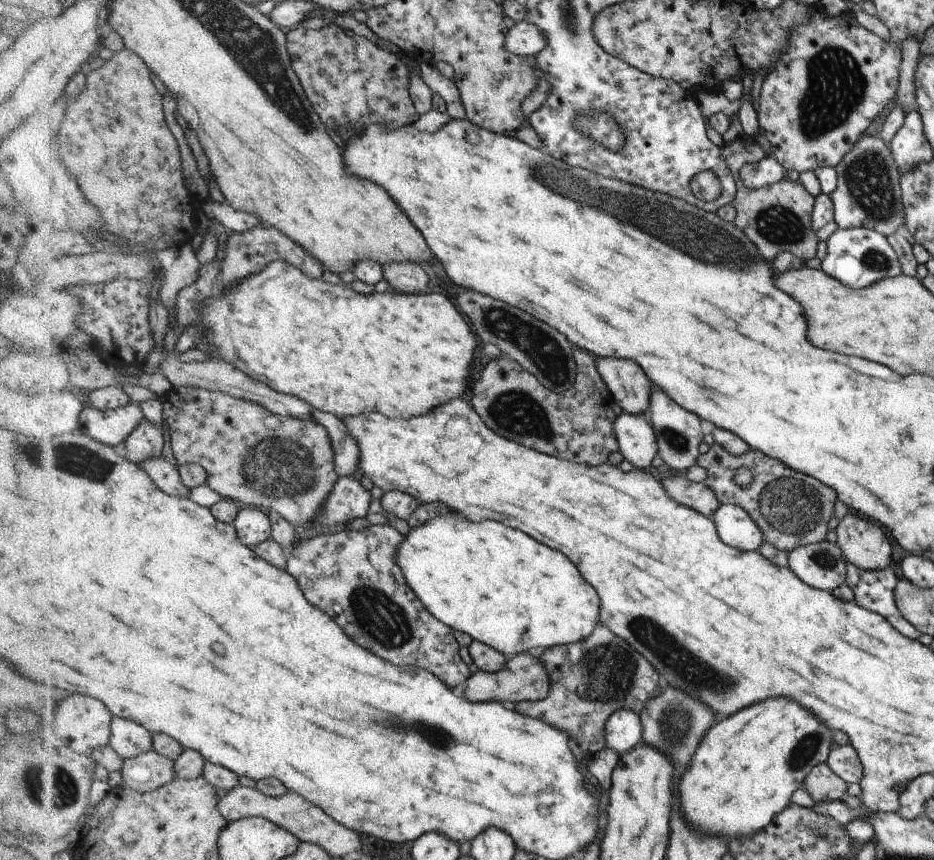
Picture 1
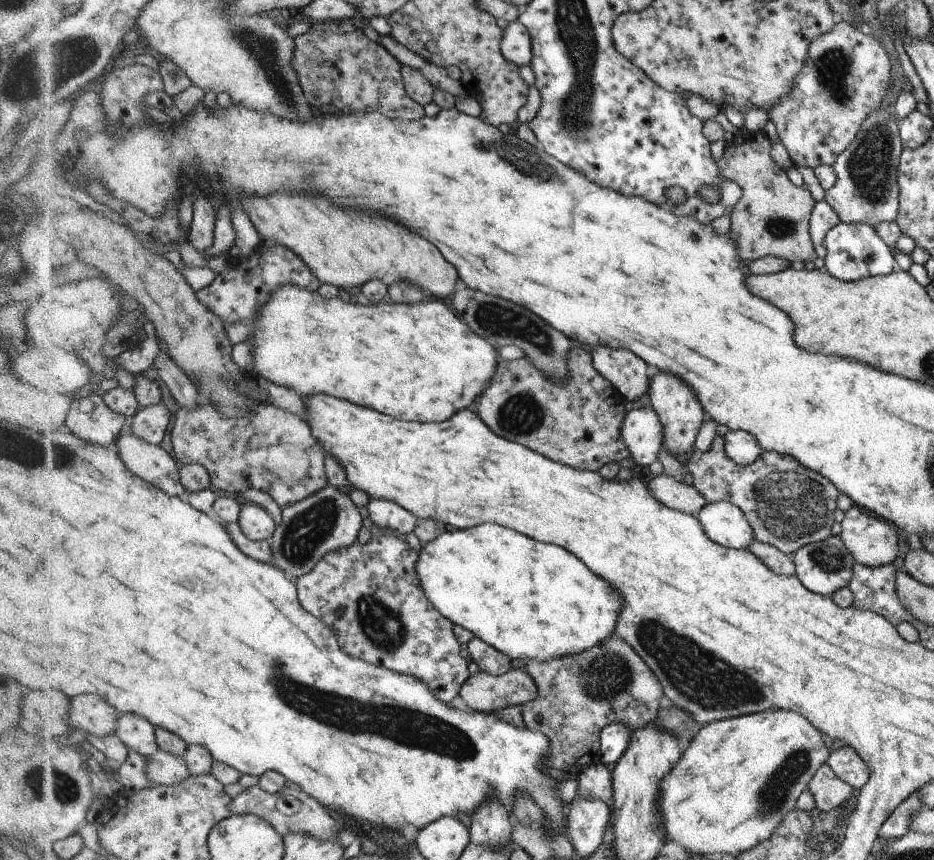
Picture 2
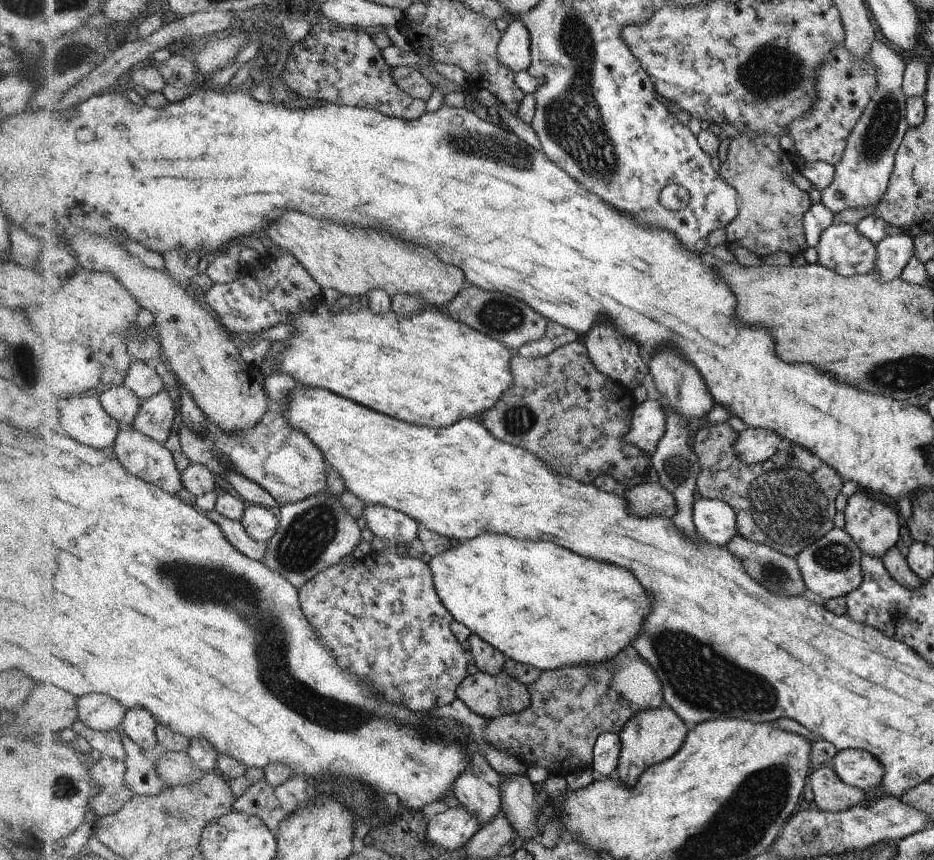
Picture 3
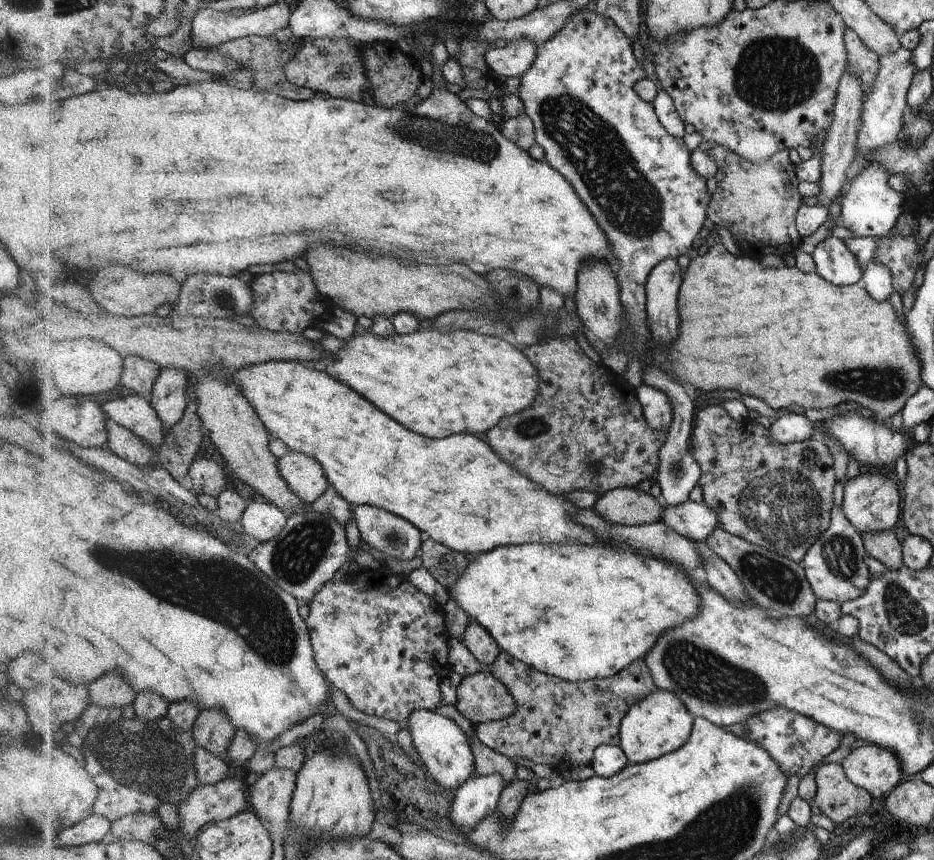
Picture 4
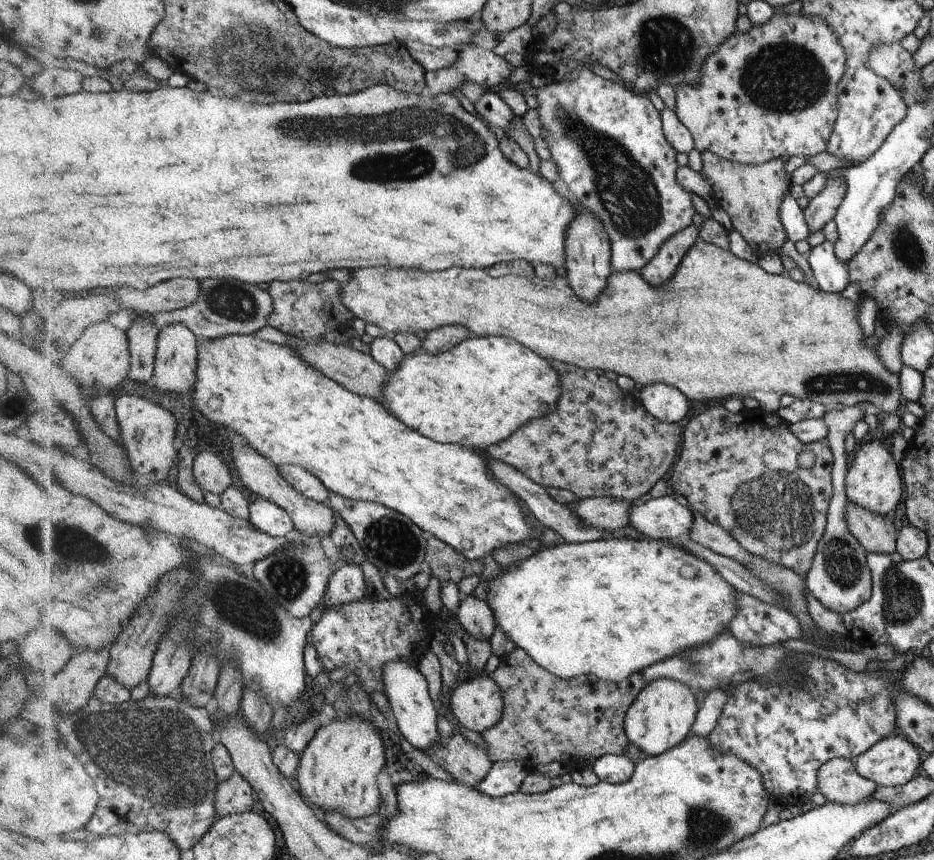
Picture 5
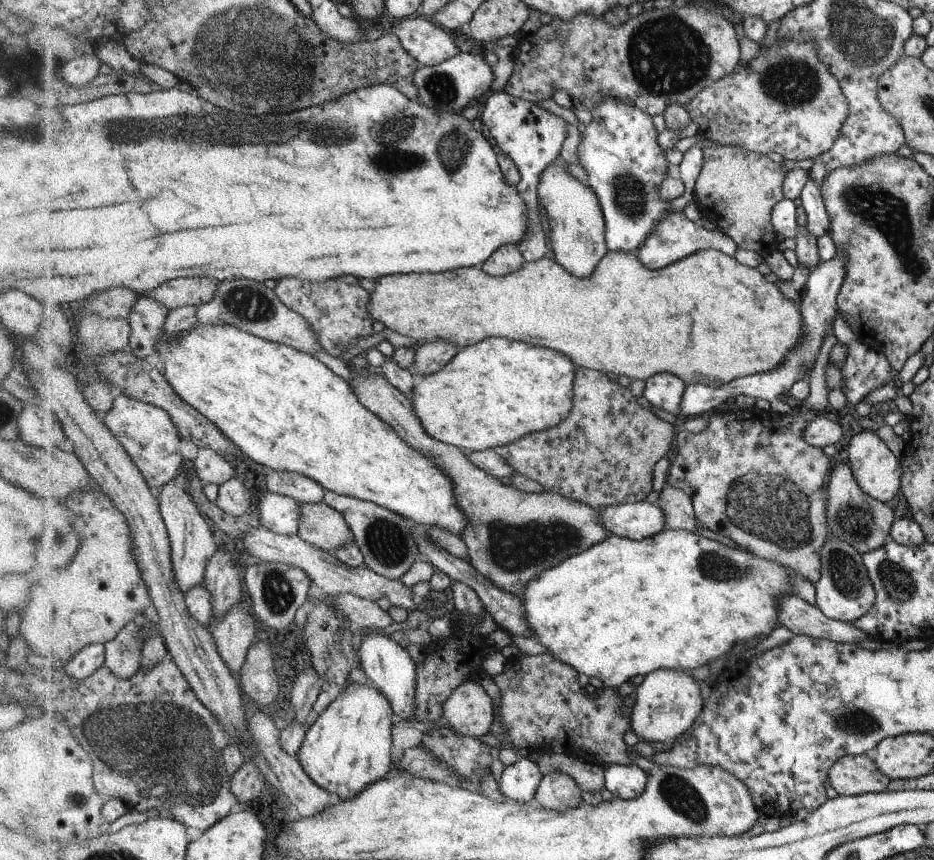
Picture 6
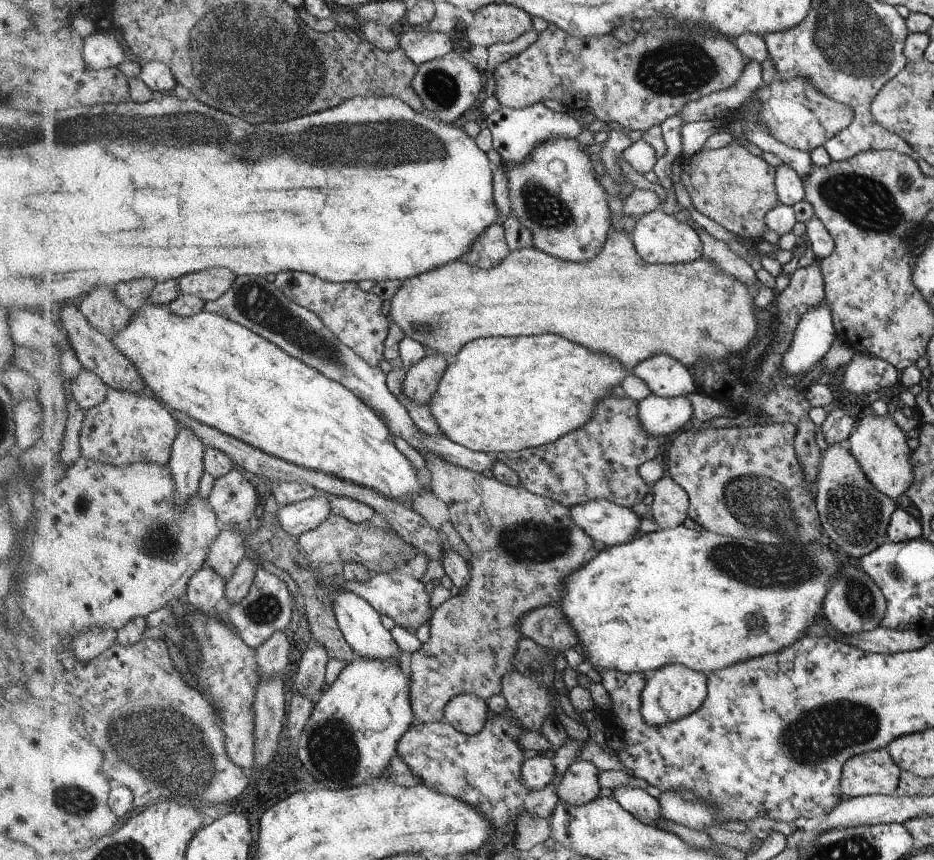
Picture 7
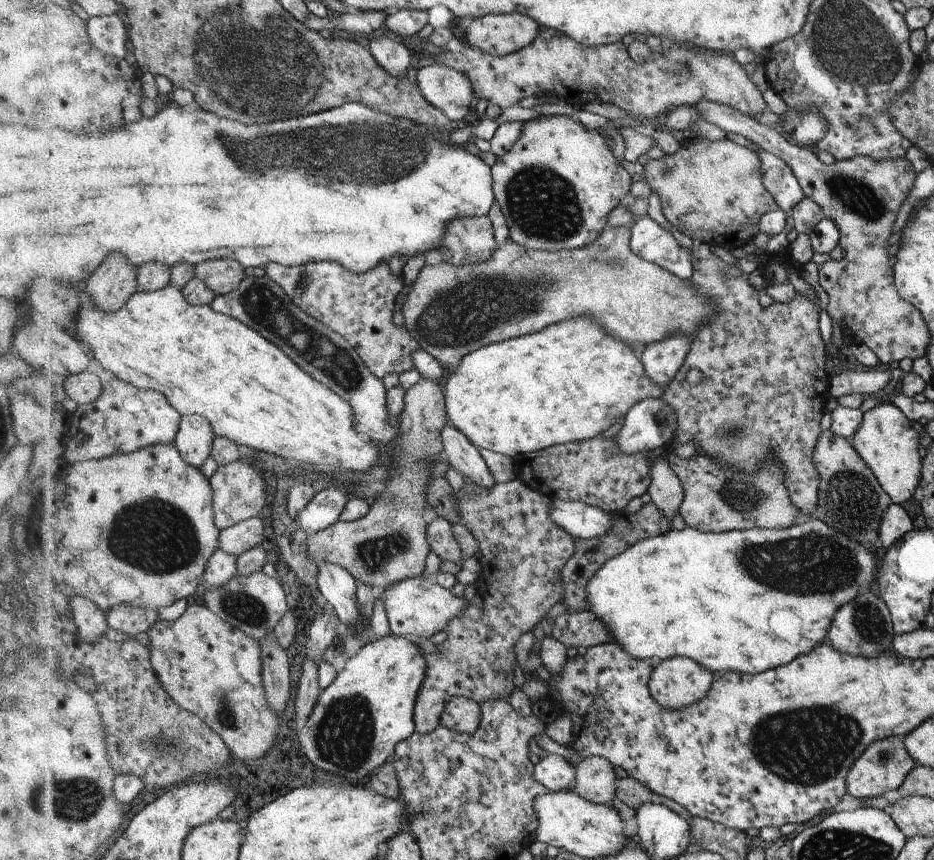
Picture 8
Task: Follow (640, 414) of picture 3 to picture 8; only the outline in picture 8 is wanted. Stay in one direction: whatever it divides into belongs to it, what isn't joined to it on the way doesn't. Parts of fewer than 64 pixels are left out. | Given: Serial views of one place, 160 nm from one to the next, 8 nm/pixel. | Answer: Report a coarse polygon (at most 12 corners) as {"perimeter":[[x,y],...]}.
{"perimeter":[[674,333],[639,354],[664,388],[684,364],[692,336]]}

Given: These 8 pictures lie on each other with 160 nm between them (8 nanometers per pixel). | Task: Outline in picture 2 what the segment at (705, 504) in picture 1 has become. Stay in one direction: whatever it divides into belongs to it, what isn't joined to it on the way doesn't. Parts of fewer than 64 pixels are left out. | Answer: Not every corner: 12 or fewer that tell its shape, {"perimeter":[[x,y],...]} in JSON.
{"perimeter":[[664,472],[647,486],[664,506],[693,516],[707,503]]}

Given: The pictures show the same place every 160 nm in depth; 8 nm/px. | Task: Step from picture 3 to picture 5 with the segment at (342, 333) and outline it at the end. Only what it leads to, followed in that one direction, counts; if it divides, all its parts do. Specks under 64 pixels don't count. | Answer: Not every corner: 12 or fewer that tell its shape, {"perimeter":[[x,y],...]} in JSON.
{"perimeter":[[514,338],[406,355],[397,419],[484,452],[556,410],[560,374]]}

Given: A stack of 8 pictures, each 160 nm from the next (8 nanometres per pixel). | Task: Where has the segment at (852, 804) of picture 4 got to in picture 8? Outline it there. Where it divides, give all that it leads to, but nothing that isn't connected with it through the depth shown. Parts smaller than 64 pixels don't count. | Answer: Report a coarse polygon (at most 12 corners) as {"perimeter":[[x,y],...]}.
{"perimeter":[[901,736],[875,740],[847,792],[893,796],[918,764]]}

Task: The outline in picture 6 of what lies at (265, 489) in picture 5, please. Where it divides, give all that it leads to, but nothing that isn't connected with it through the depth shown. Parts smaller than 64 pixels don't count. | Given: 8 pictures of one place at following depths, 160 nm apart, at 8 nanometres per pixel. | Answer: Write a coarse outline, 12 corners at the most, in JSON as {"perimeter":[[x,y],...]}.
{"perimeter":[[326,503],[302,504],[298,536],[330,553],[354,542]]}

